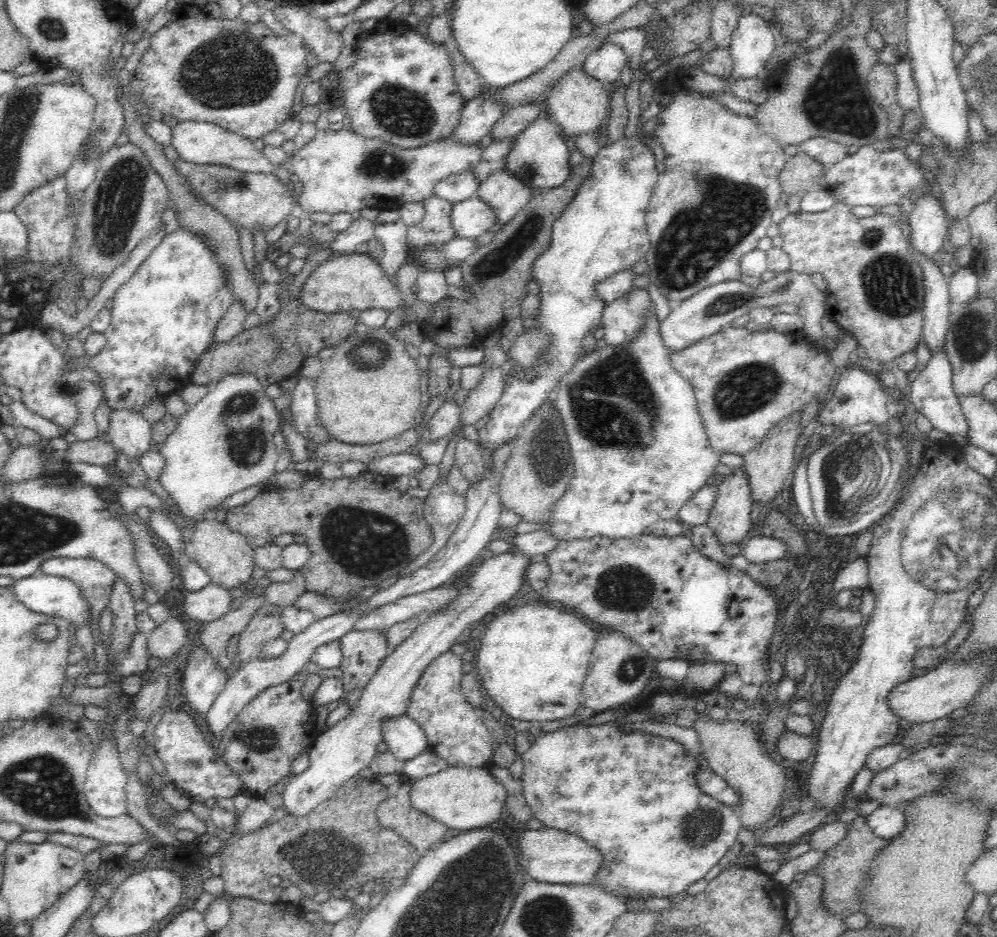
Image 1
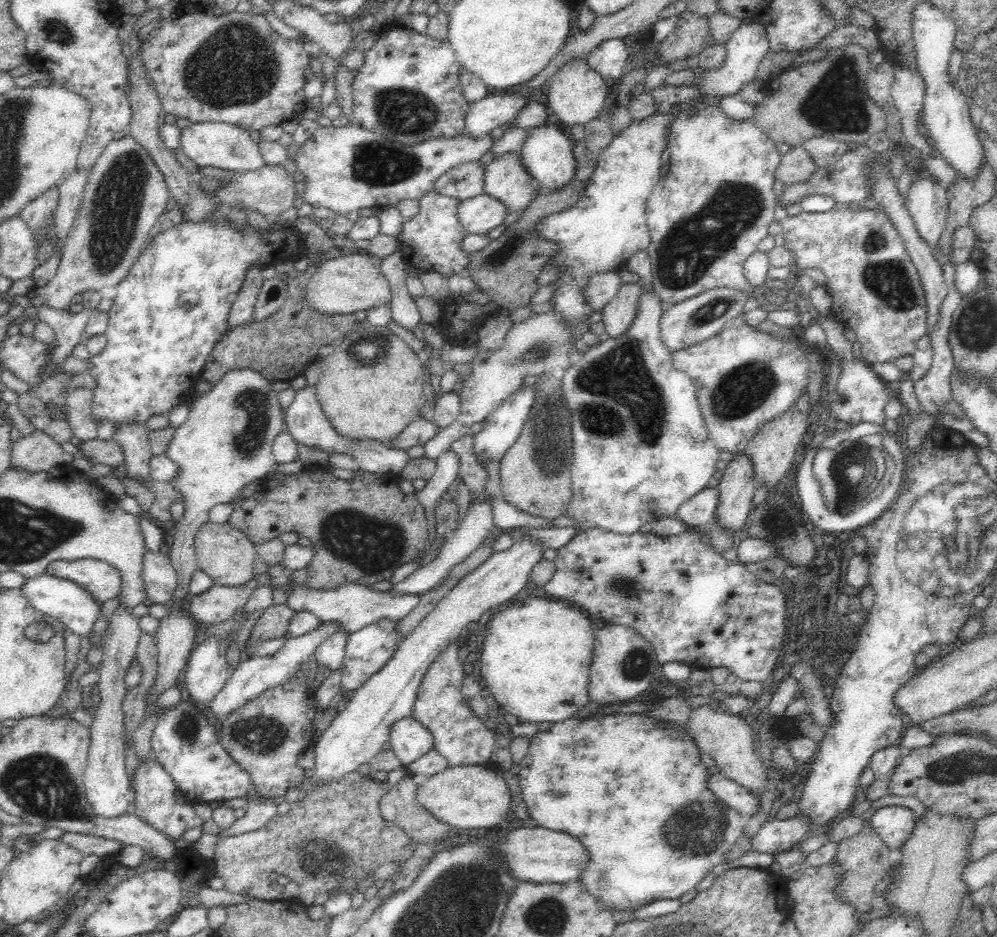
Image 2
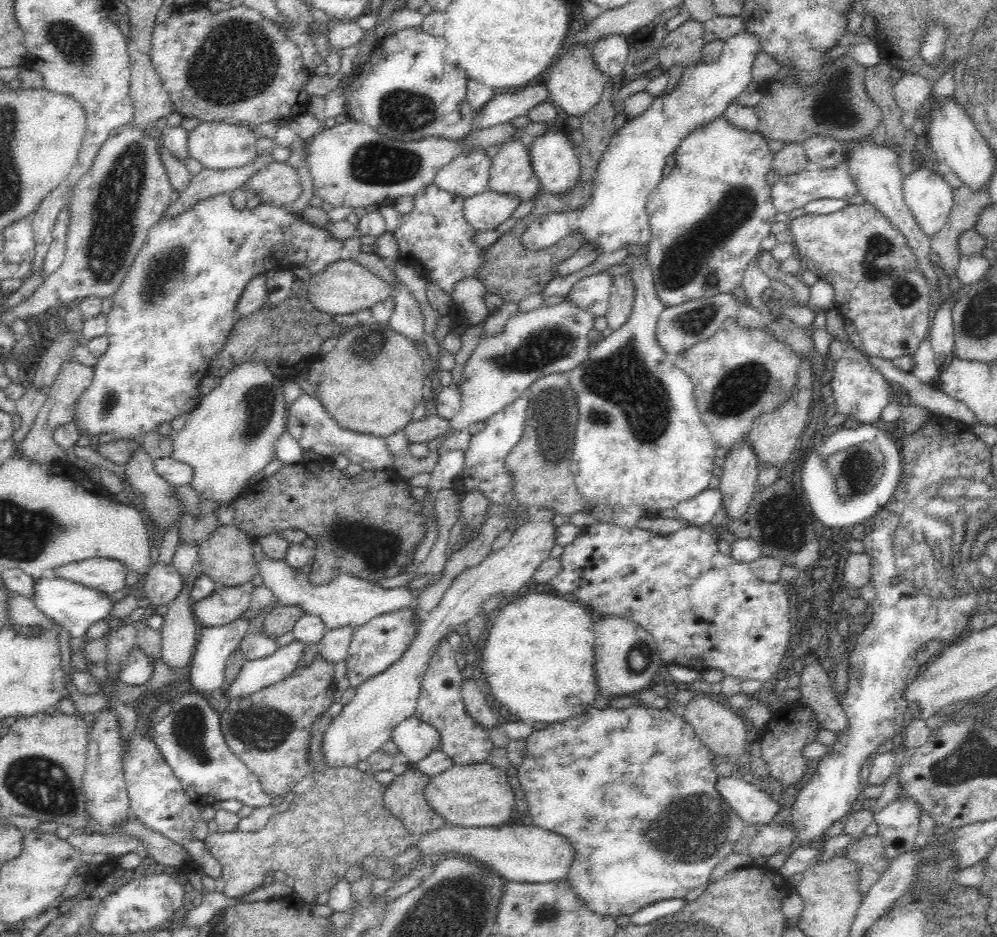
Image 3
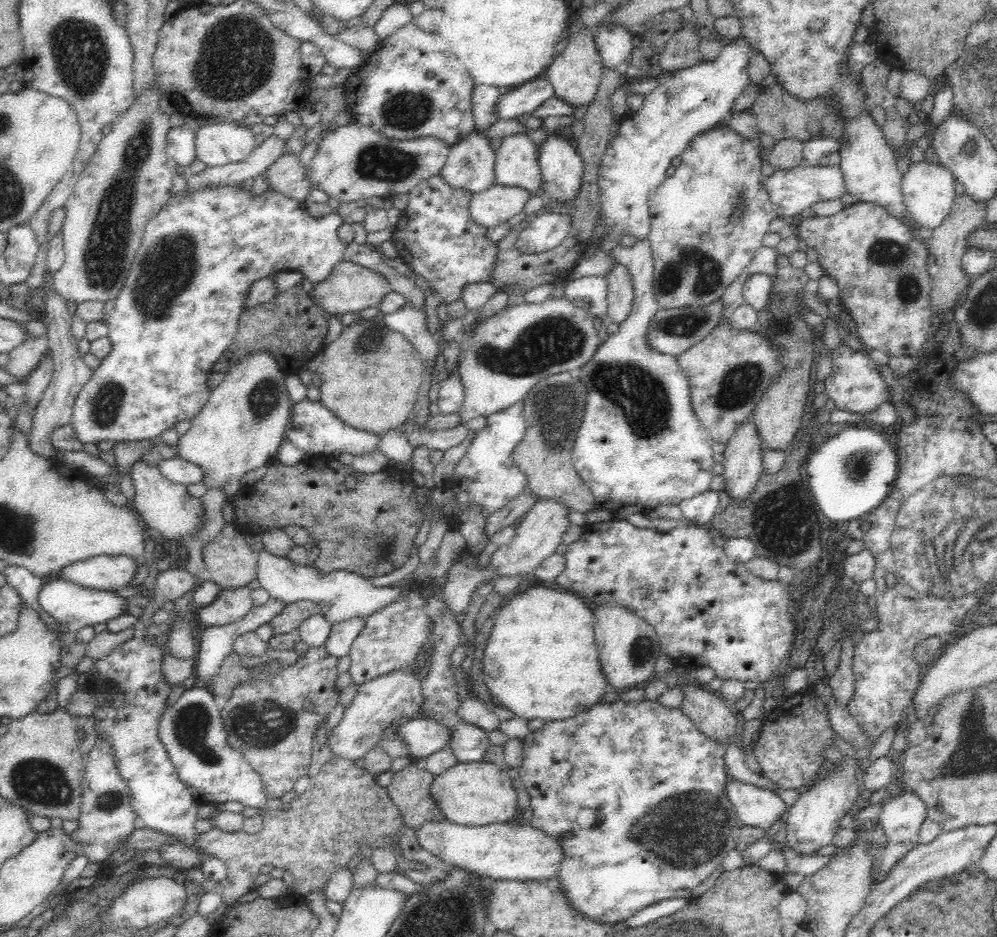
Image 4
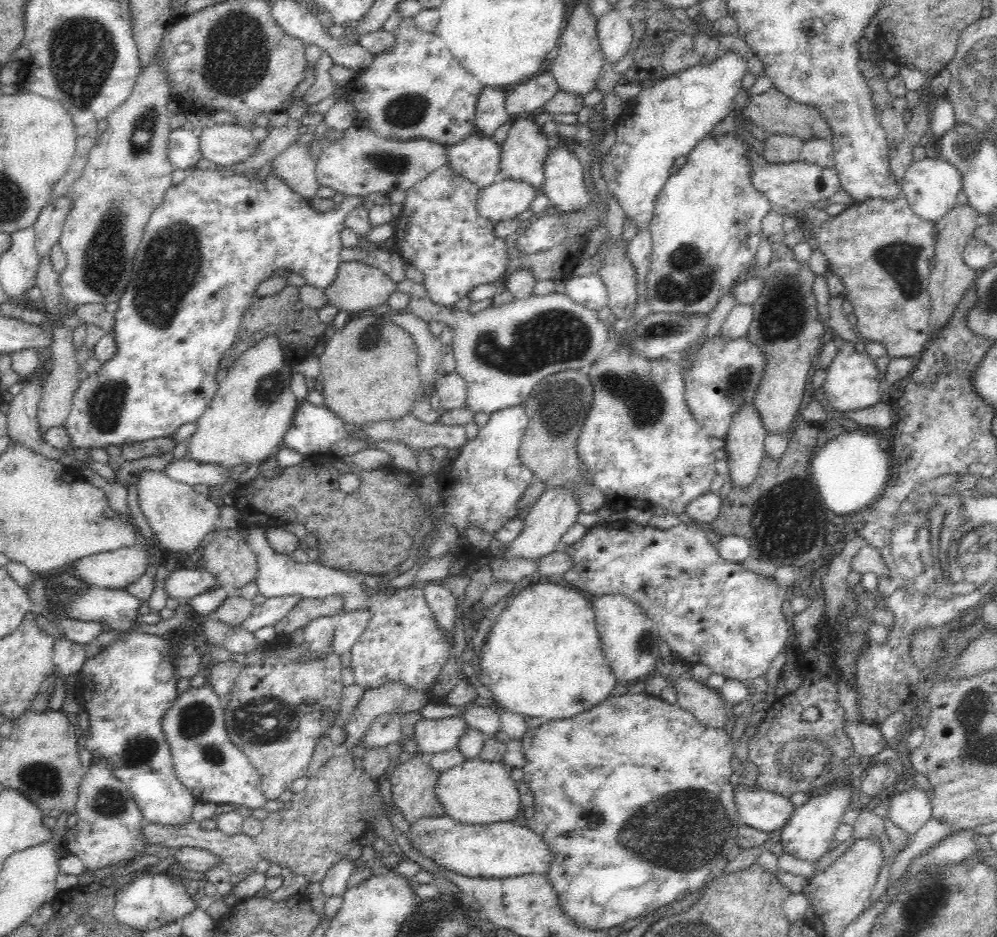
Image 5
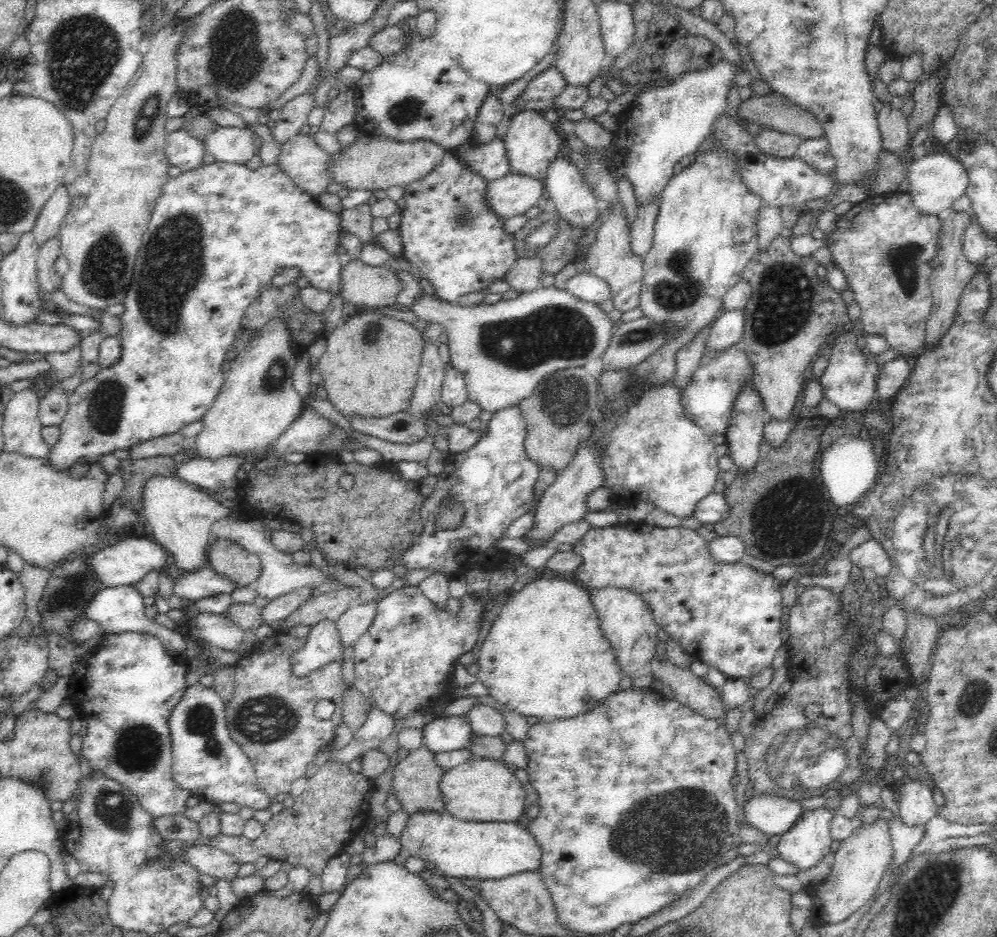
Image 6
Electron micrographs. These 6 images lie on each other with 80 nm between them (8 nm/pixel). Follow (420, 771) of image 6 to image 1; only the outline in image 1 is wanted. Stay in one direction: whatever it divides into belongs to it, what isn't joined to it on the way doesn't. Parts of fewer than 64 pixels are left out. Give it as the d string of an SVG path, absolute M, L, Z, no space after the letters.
M402 779L398 792L388 795L388 798L378 805L377 824L384 829L392 829L412 847L424 852L441 843L449 829L410 805L408 783L409 781Z

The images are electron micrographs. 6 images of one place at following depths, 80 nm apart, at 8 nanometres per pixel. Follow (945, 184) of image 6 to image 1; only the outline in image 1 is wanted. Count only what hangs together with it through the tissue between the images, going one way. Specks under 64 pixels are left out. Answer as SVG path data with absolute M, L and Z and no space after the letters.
M926 190L918 200L909 218L910 250L934 258L938 252L948 250L949 222L940 202Z

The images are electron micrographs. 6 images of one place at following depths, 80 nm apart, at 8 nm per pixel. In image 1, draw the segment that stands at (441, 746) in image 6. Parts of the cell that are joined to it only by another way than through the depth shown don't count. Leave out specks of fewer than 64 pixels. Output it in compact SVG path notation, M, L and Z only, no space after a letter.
M406 714L386 718L380 724L380 731L382 741L387 746L386 750L402 761L418 756L420 752L426 751L428 746L420 725Z

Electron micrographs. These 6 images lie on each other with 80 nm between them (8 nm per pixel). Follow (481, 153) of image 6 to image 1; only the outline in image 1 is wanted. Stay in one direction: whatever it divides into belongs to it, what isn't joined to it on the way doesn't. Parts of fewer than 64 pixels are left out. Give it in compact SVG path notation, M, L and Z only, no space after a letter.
M473 170L462 171L458 174L451 174L438 182L433 188L433 194L456 205L458 202L463 202L475 196L478 187L479 184L474 177Z

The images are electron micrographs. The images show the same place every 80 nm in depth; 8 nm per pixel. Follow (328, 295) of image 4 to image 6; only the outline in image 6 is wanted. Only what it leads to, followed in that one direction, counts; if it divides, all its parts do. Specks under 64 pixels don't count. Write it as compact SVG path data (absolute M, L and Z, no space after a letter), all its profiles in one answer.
M348 259L340 272L340 297L354 308L390 306L396 302L396 294L403 282L396 277L393 268L368 266L360 259Z

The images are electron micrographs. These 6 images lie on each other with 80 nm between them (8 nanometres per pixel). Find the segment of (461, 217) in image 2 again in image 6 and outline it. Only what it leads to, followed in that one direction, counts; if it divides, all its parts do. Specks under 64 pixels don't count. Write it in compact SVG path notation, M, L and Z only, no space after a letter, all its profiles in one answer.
M518 173L497 178L486 186L488 209L503 219L524 215L543 197L543 181Z

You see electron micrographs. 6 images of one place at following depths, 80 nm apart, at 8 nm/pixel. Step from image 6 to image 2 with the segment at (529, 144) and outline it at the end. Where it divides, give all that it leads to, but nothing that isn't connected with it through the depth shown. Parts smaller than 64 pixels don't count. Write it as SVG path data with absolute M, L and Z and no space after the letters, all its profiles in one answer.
M516 151L493 158L485 168L483 194L500 202L506 214L522 212L537 191Z

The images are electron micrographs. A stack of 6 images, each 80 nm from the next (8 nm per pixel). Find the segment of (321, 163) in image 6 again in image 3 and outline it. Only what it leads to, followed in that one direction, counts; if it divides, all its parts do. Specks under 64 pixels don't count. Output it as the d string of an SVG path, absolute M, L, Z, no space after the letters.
M271 162L240 186L247 197L260 197L260 206L291 206L302 193L298 172L284 162Z

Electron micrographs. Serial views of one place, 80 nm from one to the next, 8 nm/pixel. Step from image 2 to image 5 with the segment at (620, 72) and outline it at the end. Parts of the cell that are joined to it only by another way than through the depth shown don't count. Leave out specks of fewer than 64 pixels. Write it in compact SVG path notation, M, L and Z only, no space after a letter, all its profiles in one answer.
M618 11L604 13L597 20L596 34L606 63L616 64L626 57L633 41L633 28Z

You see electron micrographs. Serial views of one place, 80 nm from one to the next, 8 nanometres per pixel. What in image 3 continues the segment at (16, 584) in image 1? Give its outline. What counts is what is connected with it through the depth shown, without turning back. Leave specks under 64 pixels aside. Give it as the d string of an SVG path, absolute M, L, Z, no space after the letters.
M58 577L47 579L38 578L34 582L34 594L30 596L31 601L48 618L51 618L62 629L65 636L69 638L81 638L84 640L88 627L98 620L106 618L112 610L112 600L98 591L84 585L61 579Z

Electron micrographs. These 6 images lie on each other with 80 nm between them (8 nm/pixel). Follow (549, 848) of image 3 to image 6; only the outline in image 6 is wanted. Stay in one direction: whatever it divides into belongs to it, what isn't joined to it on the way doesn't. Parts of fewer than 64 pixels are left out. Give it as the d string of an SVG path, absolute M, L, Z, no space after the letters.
M445 810L442 812L421 812L408 817L401 836L401 851L396 859L388 860L402 865L410 856L417 856L432 862L452 881L470 879L502 879L512 874L538 871L541 867L542 849L522 822L468 822L458 820Z

